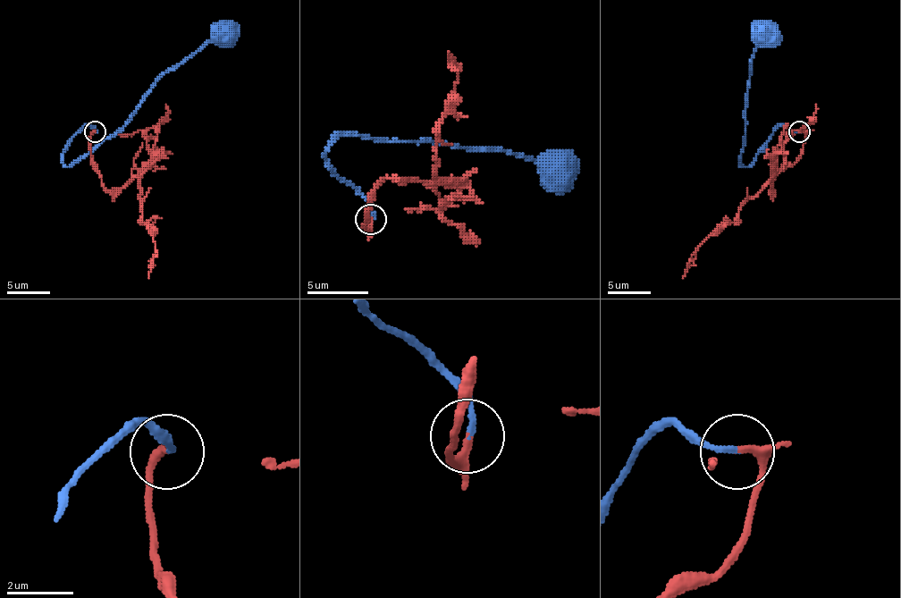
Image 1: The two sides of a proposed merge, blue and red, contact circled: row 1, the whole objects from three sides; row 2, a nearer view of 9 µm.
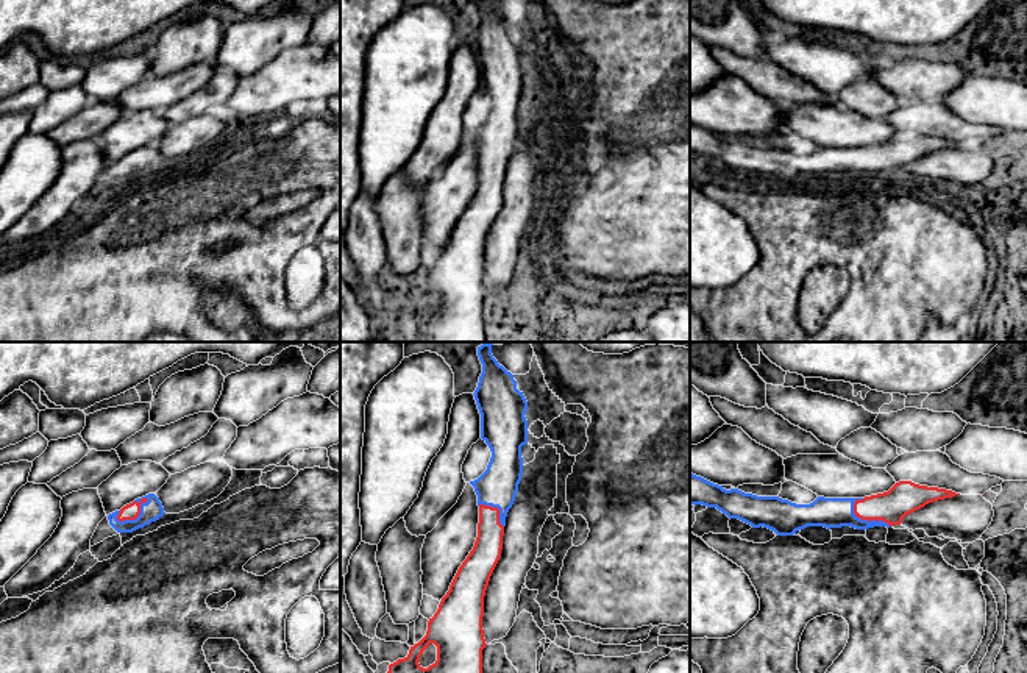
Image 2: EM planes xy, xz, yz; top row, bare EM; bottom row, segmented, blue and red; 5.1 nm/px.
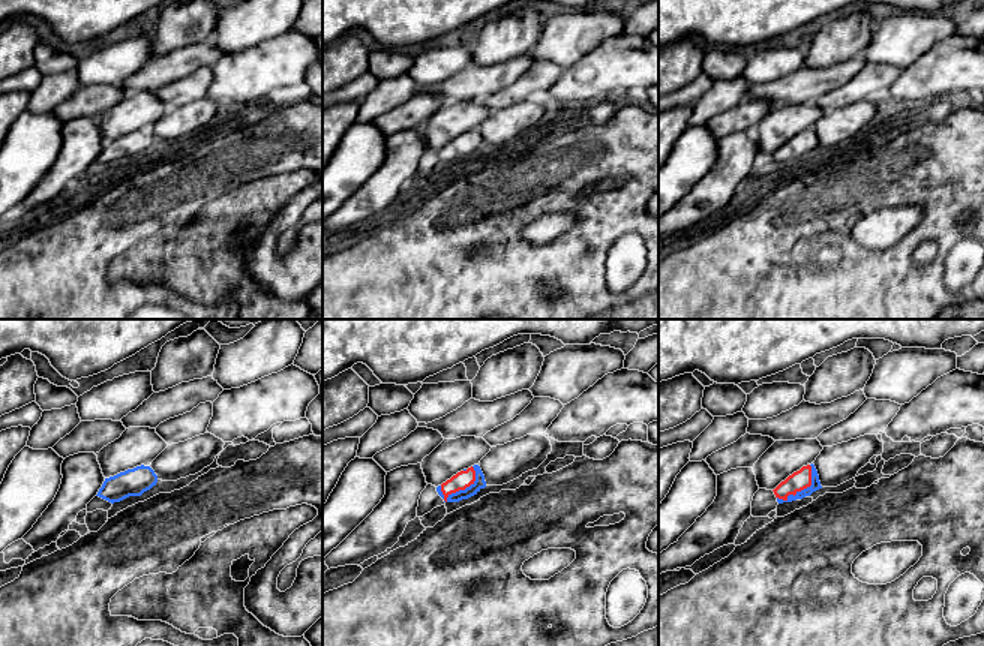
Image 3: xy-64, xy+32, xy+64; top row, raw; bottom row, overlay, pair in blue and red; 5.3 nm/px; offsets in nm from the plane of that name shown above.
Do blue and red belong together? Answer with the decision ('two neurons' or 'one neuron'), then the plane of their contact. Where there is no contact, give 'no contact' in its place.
one neuron | xy

